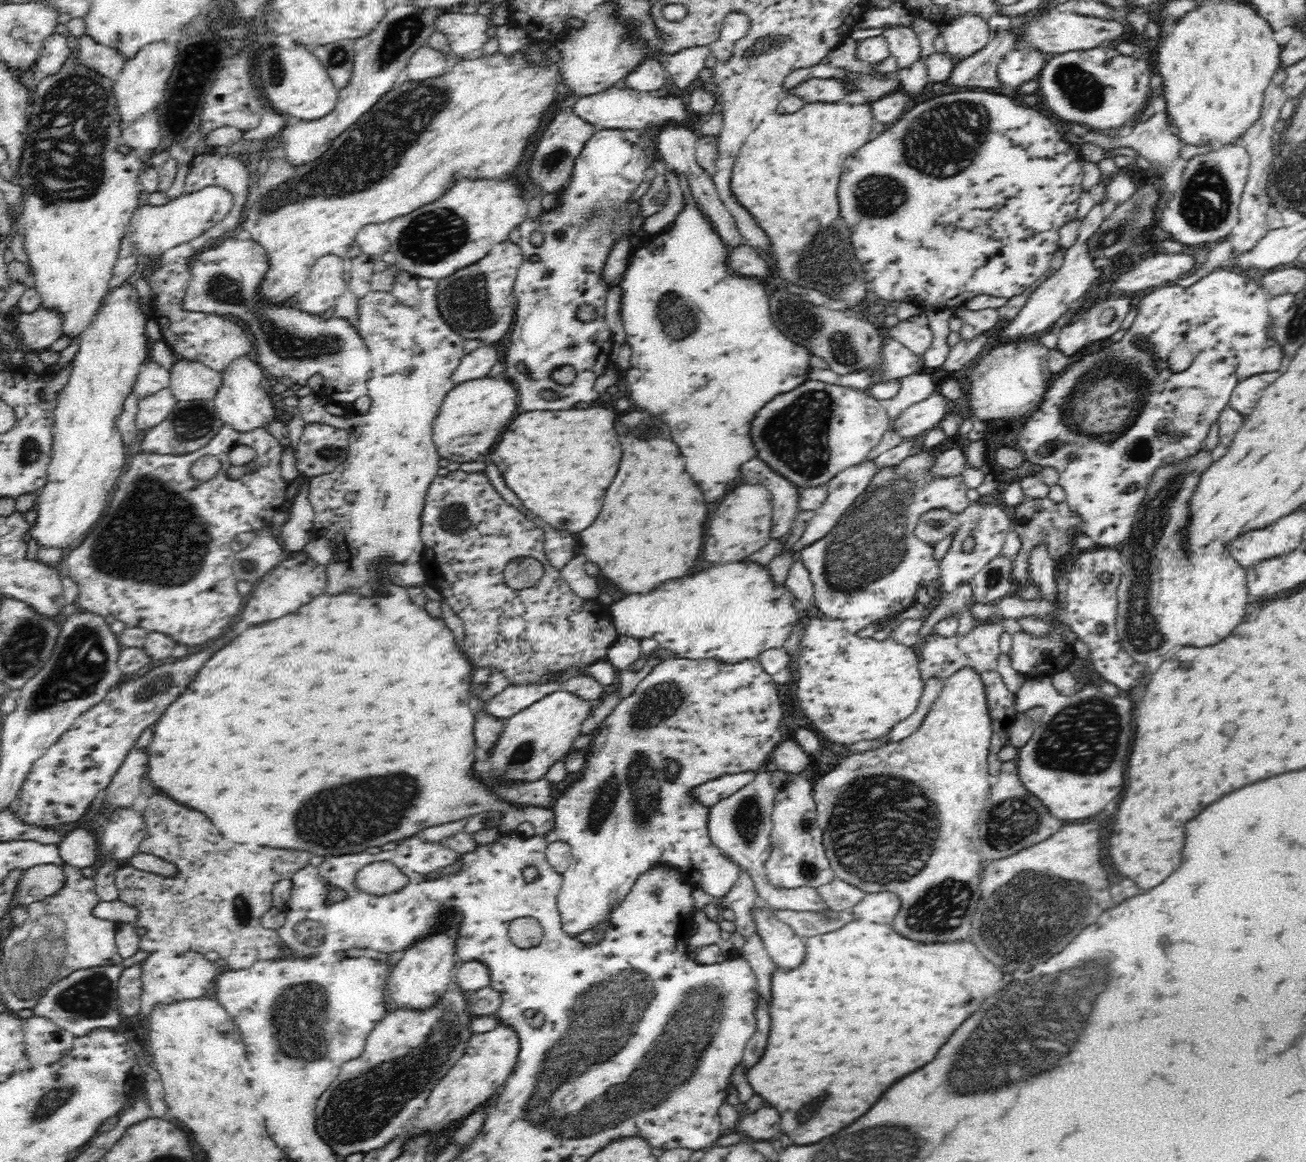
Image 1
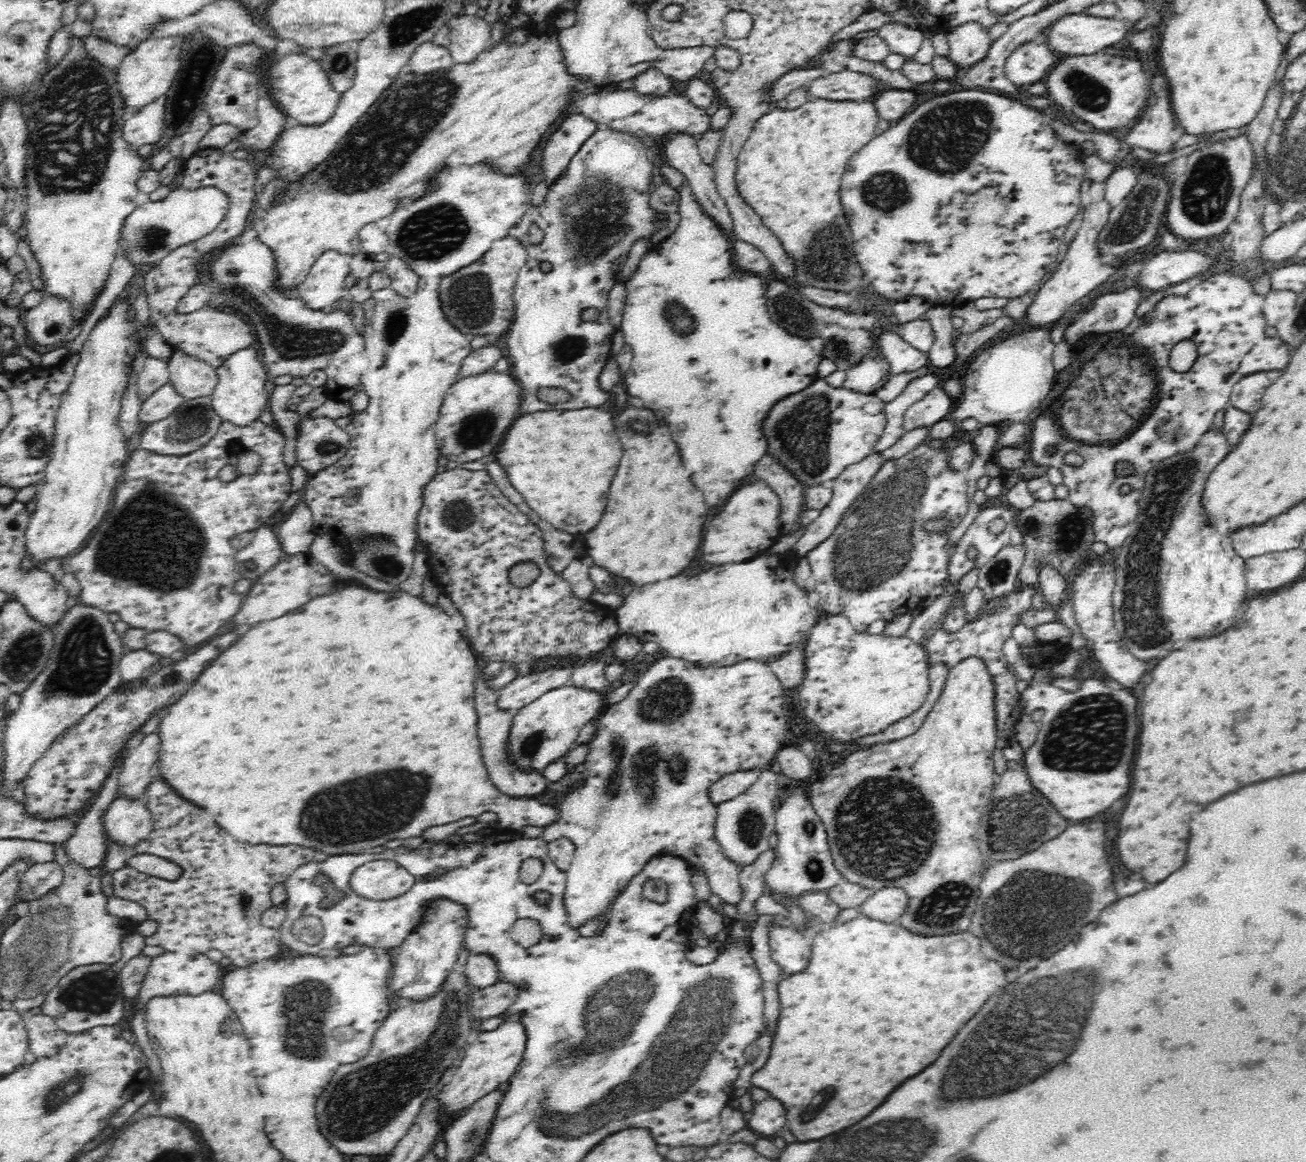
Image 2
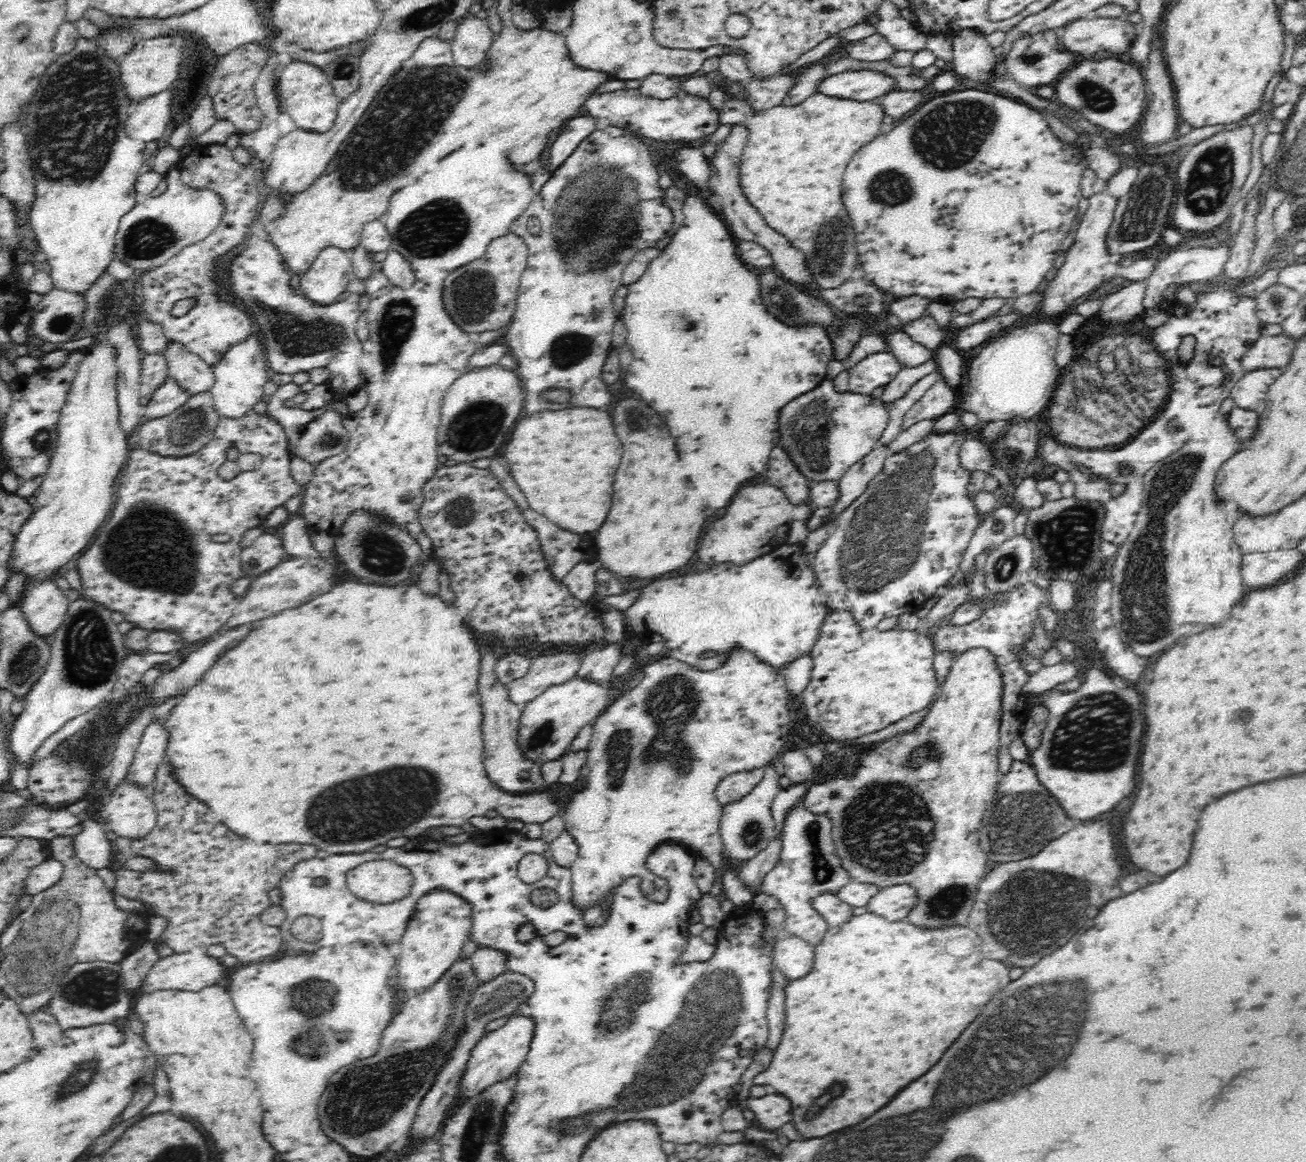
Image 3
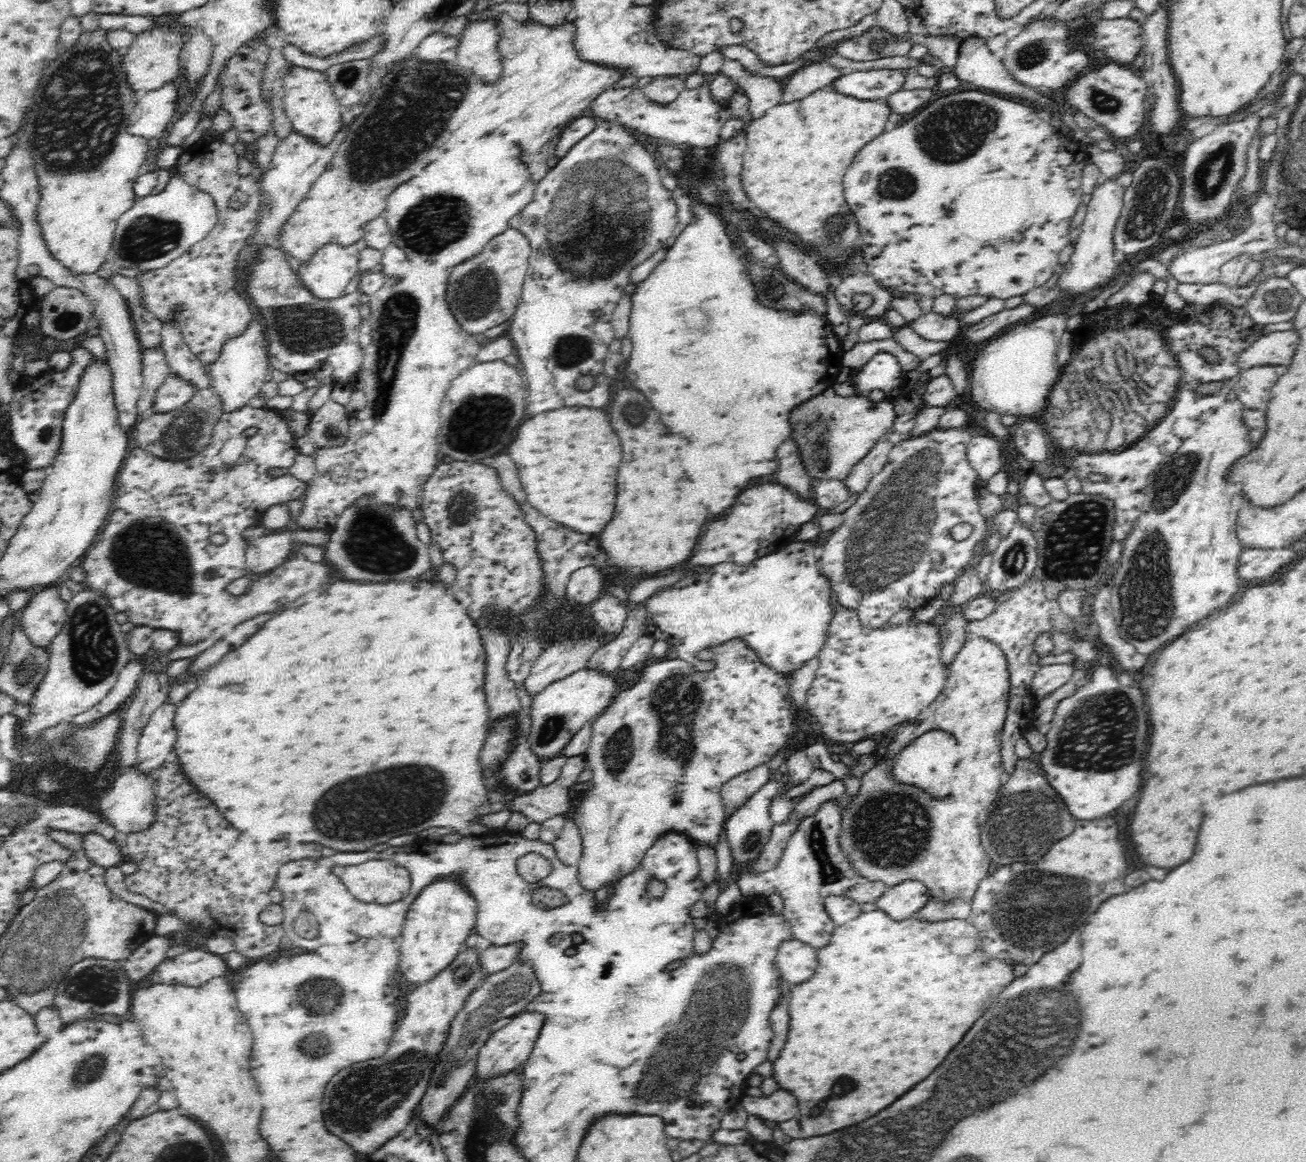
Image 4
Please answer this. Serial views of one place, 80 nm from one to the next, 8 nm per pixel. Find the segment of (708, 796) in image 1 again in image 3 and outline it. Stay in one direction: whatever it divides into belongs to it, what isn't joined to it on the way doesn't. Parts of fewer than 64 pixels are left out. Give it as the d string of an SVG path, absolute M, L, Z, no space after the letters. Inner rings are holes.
M765 767L754 770L730 774L718 785L717 797L724 806L742 800L746 794L750 794L762 780L764 780Z

